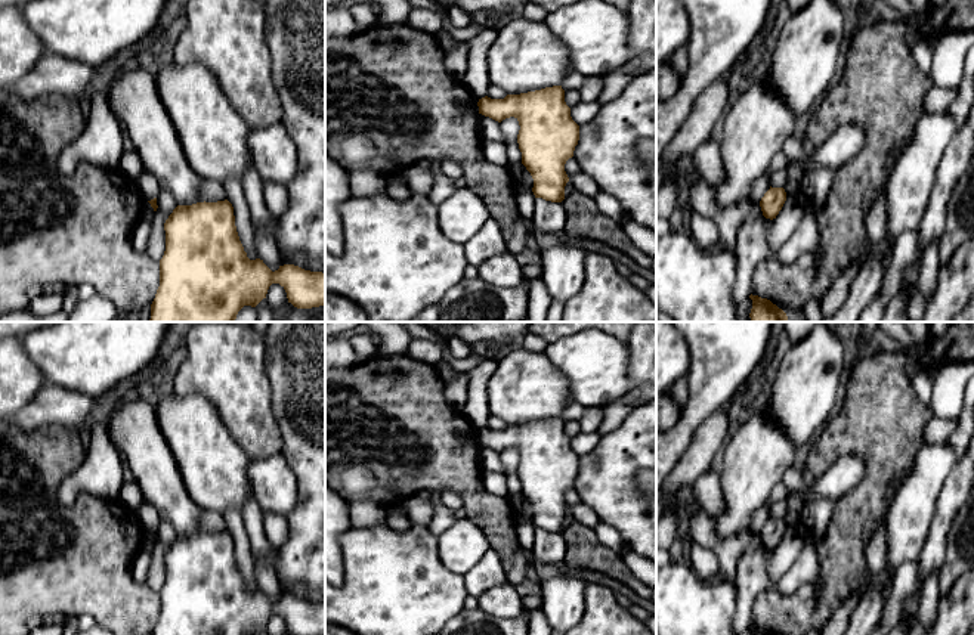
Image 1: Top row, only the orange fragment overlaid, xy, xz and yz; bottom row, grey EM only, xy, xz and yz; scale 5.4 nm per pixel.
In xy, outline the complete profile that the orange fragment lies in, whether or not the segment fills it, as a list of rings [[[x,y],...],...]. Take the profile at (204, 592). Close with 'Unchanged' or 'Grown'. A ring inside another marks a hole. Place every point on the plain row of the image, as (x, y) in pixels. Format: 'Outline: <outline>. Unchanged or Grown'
Outline: [[[228,530],[177,536],[164,561],[166,582],[160,591],[160,617],[152,635],[259,635],[272,614],[285,620],[291,635],[325,635],[325,604],[294,595],[272,603],[263,591],[247,588]]]. Unchanged

